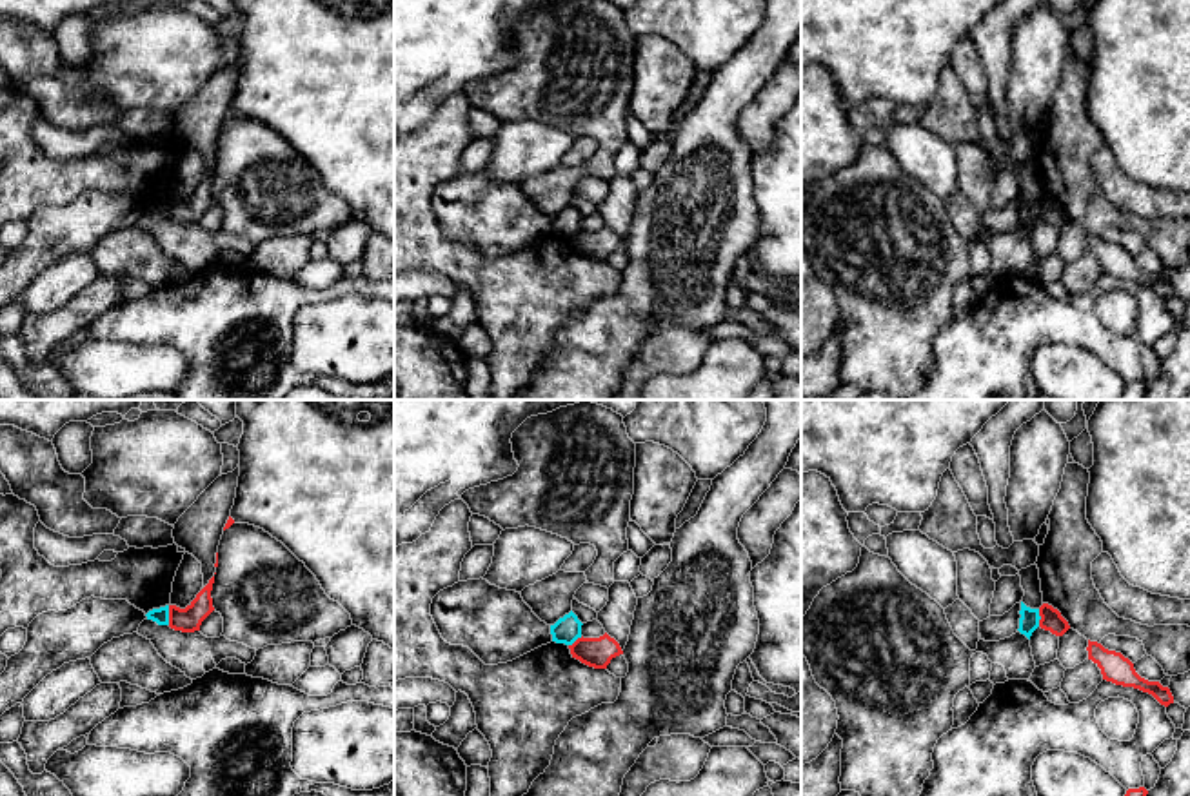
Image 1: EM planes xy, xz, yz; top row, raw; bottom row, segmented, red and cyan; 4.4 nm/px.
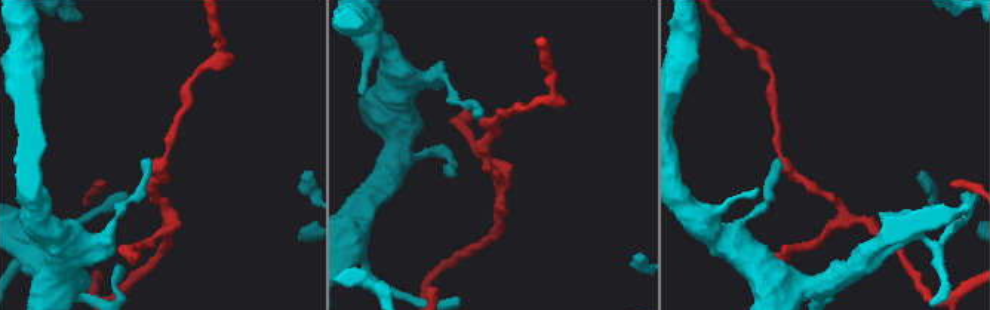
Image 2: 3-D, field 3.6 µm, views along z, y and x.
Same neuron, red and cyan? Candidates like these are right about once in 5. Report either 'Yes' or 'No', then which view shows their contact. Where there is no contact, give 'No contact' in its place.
No. Touches red in xy

